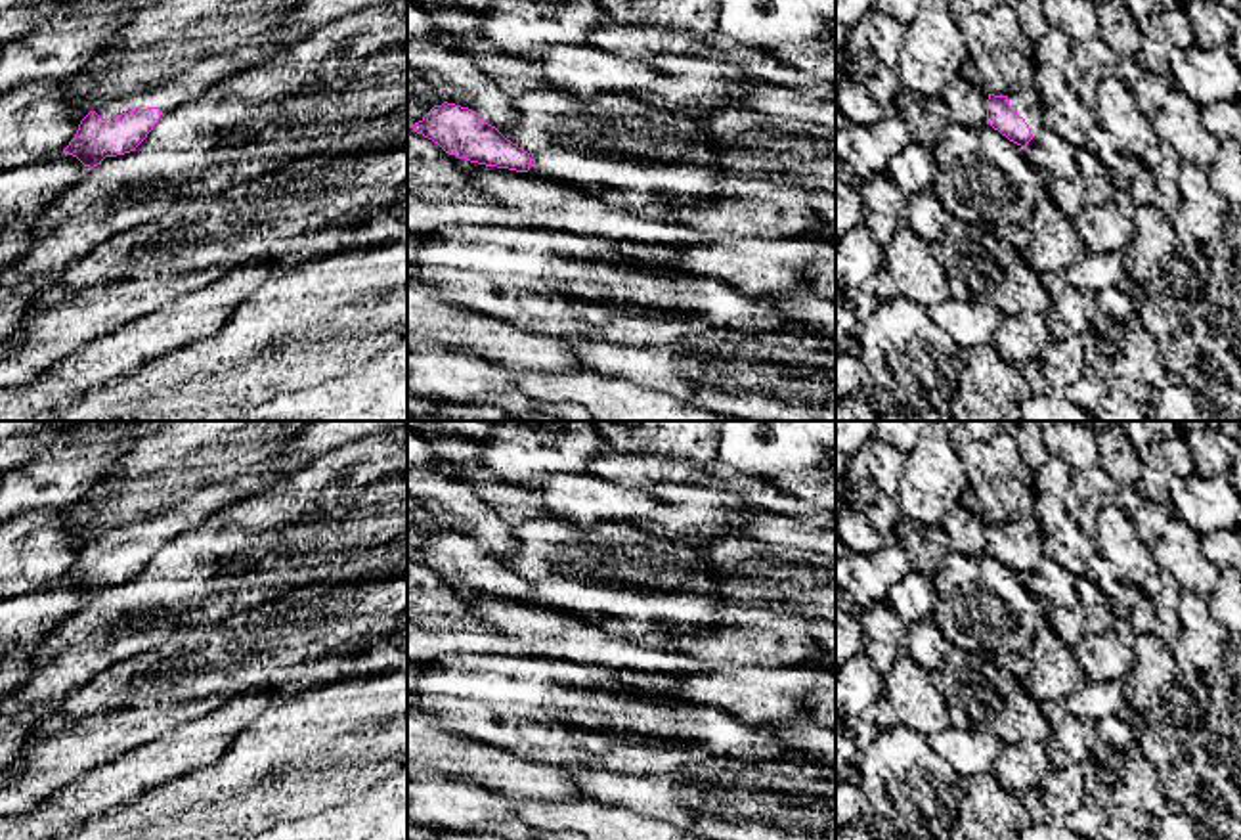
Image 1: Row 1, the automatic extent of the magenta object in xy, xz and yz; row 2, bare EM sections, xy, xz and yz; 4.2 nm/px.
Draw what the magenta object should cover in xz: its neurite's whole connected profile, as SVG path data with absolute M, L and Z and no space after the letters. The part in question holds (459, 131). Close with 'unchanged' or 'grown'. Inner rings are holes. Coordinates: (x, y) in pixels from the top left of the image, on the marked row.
M444 101L411 128L438 144L446 153L470 163L516 172L528 172L532 166L528 151L507 140L468 107Z; unchanged

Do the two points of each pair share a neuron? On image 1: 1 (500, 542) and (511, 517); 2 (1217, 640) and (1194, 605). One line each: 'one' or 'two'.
1: two
2: one

